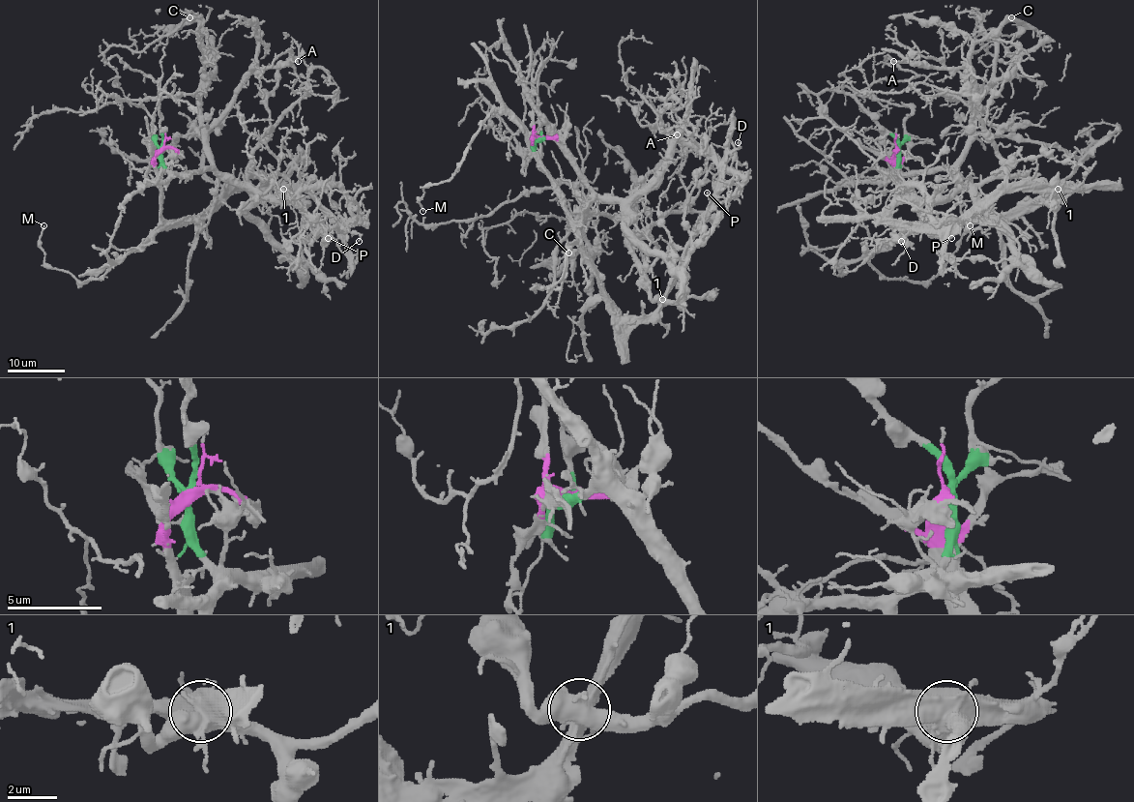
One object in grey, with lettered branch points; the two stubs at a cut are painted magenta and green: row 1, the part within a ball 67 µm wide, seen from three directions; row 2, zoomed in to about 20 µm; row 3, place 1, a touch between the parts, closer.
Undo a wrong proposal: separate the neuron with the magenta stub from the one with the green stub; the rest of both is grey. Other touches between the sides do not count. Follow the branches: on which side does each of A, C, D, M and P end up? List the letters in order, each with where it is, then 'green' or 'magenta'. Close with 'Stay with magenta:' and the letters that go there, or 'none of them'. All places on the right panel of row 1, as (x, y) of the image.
A: at (893, 61); green
C: at (1011, 17); green
D: at (901, 241); magenta
M: at (970, 225); magenta
P: at (951, 238); magenta
Stay with magenta: D, M, P

